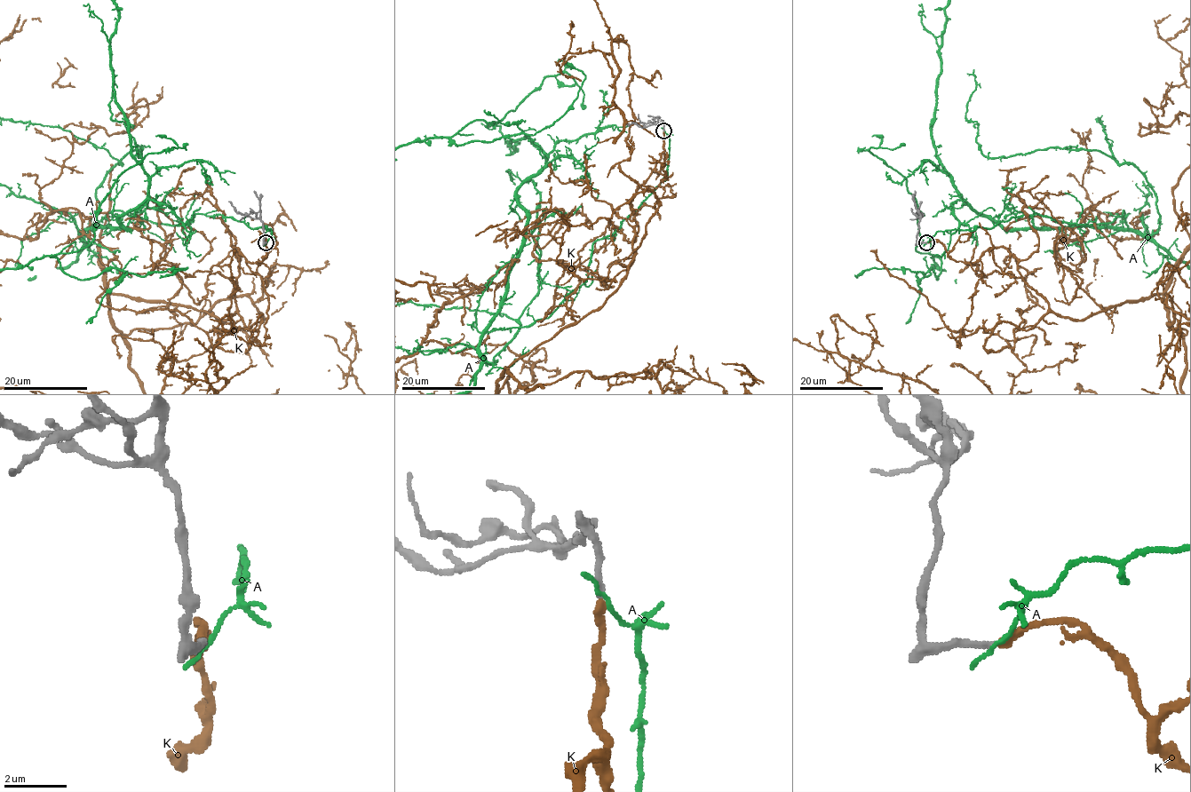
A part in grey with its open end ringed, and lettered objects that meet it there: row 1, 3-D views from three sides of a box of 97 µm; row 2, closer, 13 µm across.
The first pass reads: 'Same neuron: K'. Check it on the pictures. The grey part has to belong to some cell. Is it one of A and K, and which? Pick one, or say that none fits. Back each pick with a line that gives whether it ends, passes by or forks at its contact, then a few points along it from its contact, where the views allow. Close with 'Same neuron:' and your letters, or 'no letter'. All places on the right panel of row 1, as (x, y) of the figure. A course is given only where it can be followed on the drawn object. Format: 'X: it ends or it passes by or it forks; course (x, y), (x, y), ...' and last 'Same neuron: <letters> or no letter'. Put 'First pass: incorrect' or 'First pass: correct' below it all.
K: it ends
Same neuron: K
First pass: correct

